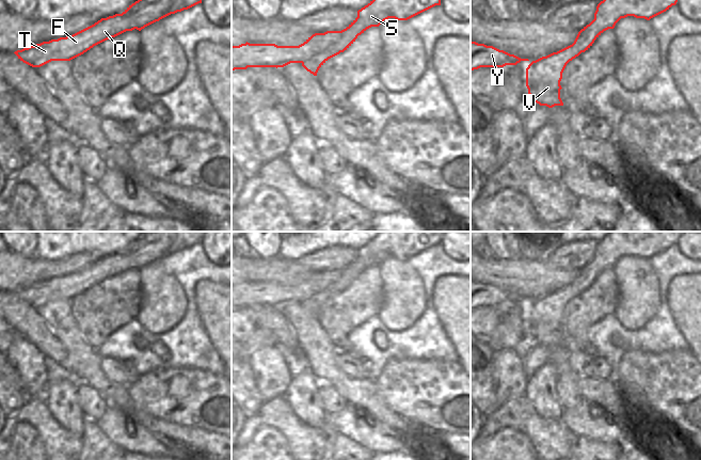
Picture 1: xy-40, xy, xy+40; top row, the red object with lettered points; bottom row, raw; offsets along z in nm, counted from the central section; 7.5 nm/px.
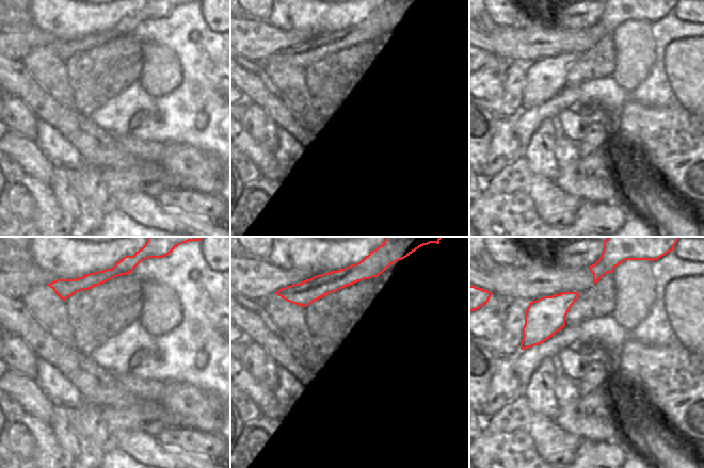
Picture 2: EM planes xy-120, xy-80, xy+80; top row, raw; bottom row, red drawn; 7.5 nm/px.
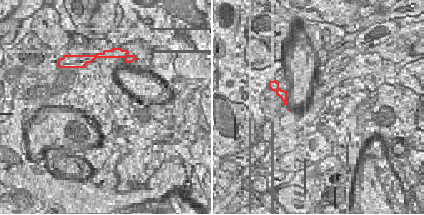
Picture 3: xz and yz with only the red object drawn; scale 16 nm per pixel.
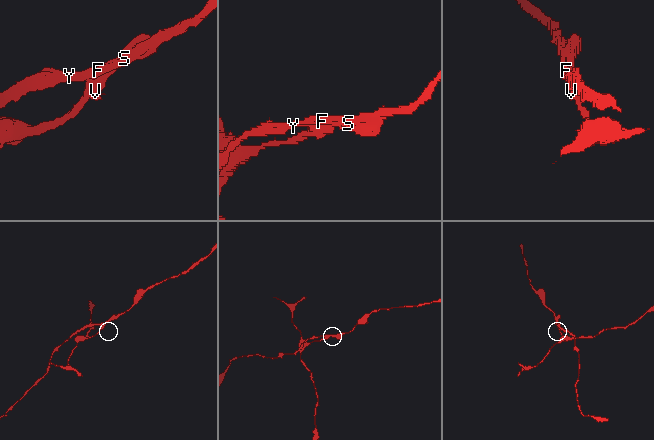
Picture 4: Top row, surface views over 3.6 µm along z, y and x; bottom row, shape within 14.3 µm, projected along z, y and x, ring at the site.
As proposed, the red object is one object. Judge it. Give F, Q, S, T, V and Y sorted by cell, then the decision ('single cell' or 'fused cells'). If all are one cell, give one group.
F Q S T Y / V; fused cells

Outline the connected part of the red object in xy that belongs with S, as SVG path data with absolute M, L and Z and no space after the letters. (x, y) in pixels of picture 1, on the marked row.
M372 0L357 11L357 17L346 29L315 33L299 46L248 42L232 46L232 72L248 67L277 68L290 63L303 63L331 46L344 52L367 29L379 27L388 18L408 20L435 5L441 5L441 0Z

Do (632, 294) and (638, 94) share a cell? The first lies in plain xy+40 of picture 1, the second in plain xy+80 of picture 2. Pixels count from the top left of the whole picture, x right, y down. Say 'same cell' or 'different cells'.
different cells

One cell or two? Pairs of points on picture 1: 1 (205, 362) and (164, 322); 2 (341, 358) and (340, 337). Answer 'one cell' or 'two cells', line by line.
1: two cells
2: two cells

